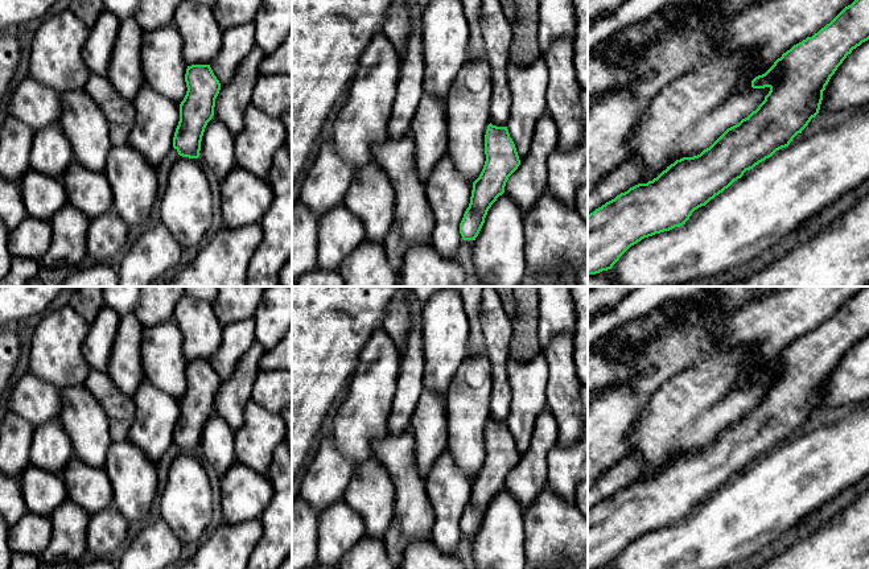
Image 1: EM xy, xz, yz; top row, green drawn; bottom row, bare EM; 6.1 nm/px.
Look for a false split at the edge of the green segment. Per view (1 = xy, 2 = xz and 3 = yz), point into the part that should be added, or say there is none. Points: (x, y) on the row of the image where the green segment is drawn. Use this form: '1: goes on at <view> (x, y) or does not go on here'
1: does not go on here
2: does not go on here
3: does not go on here

